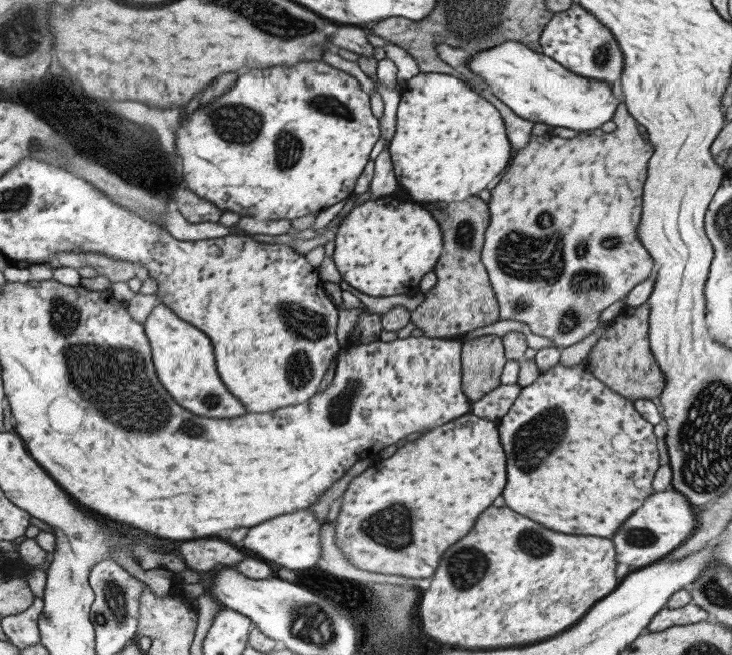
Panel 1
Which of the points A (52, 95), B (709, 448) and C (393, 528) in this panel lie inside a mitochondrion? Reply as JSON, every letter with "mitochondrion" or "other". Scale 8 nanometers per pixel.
{"A":"other","B":"mitochondrion","C":"mitochondrion"}

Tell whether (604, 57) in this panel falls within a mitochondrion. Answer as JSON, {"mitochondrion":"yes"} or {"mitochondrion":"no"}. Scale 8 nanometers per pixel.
{"mitochondrion":"yes"}

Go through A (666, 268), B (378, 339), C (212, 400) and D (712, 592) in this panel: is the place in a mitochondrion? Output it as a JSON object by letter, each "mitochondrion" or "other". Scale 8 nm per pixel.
{"A":"other","B":"other","C":"mitochondrion","D":"mitochondrion"}

